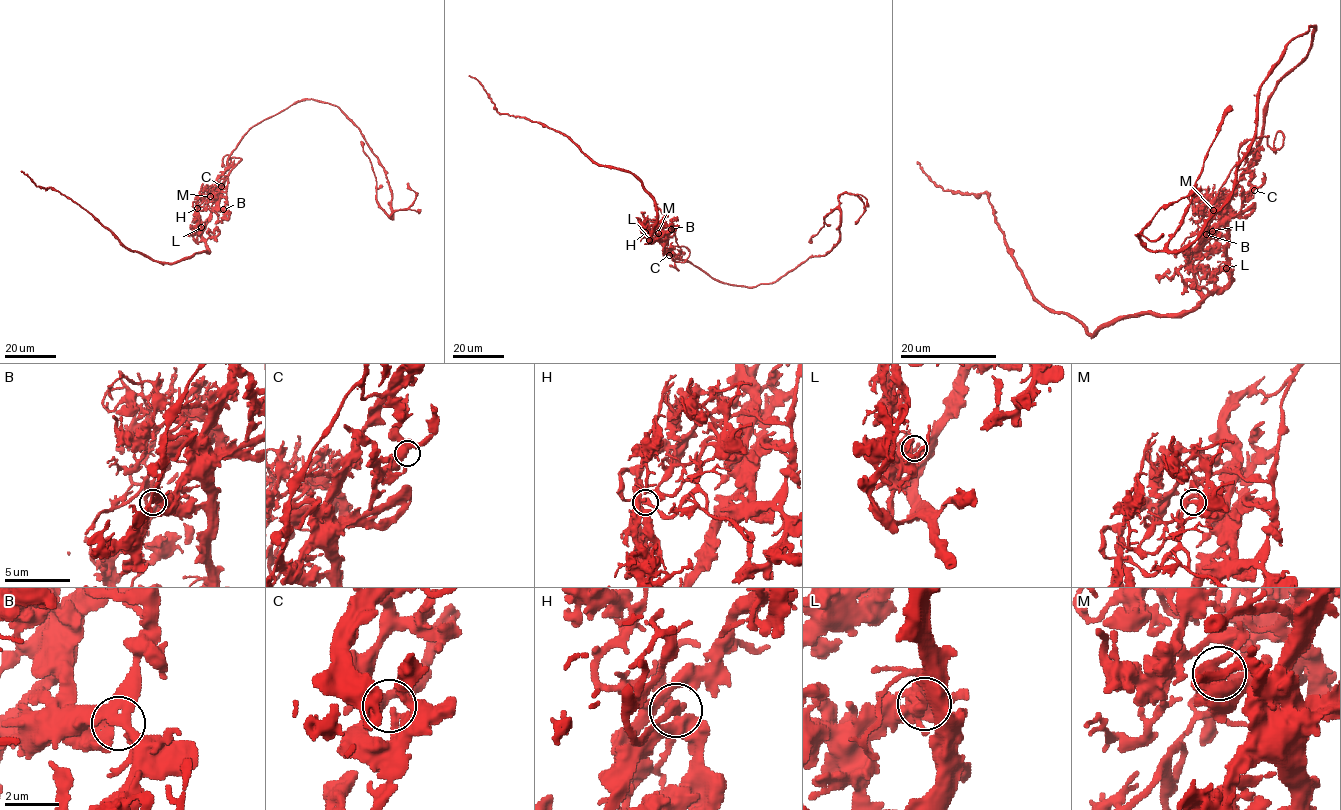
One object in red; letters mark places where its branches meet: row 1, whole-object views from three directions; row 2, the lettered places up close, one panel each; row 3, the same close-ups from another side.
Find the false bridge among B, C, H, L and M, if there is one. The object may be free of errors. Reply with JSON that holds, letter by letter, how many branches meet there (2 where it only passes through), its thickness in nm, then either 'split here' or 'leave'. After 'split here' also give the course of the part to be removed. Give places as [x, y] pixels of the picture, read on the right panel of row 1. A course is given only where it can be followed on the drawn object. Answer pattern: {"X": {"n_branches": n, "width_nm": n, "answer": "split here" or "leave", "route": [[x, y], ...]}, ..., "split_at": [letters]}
{"B": {"n_branches": 3, "width_nm": 340, "answer": "leave"}, "C": {"n_branches": 3, "width_nm": 360, "answer": "leave"}, "H": {"n_branches": 3, "width_nm": 320, "answer": "split here", "route": [[1212, 231], [1206, 236], [1206, 228], [1198, 225], [1201, 205], [1208, 200], [1202, 196], [1190, 200], [1190, 191]]}, "L": {"n_branches": 3, "width_nm": 320, "answer": "leave"}, "M": {"n_branches": 3, "width_nm": 320, "answer": "leave"}, "split_at": ["H"]}

